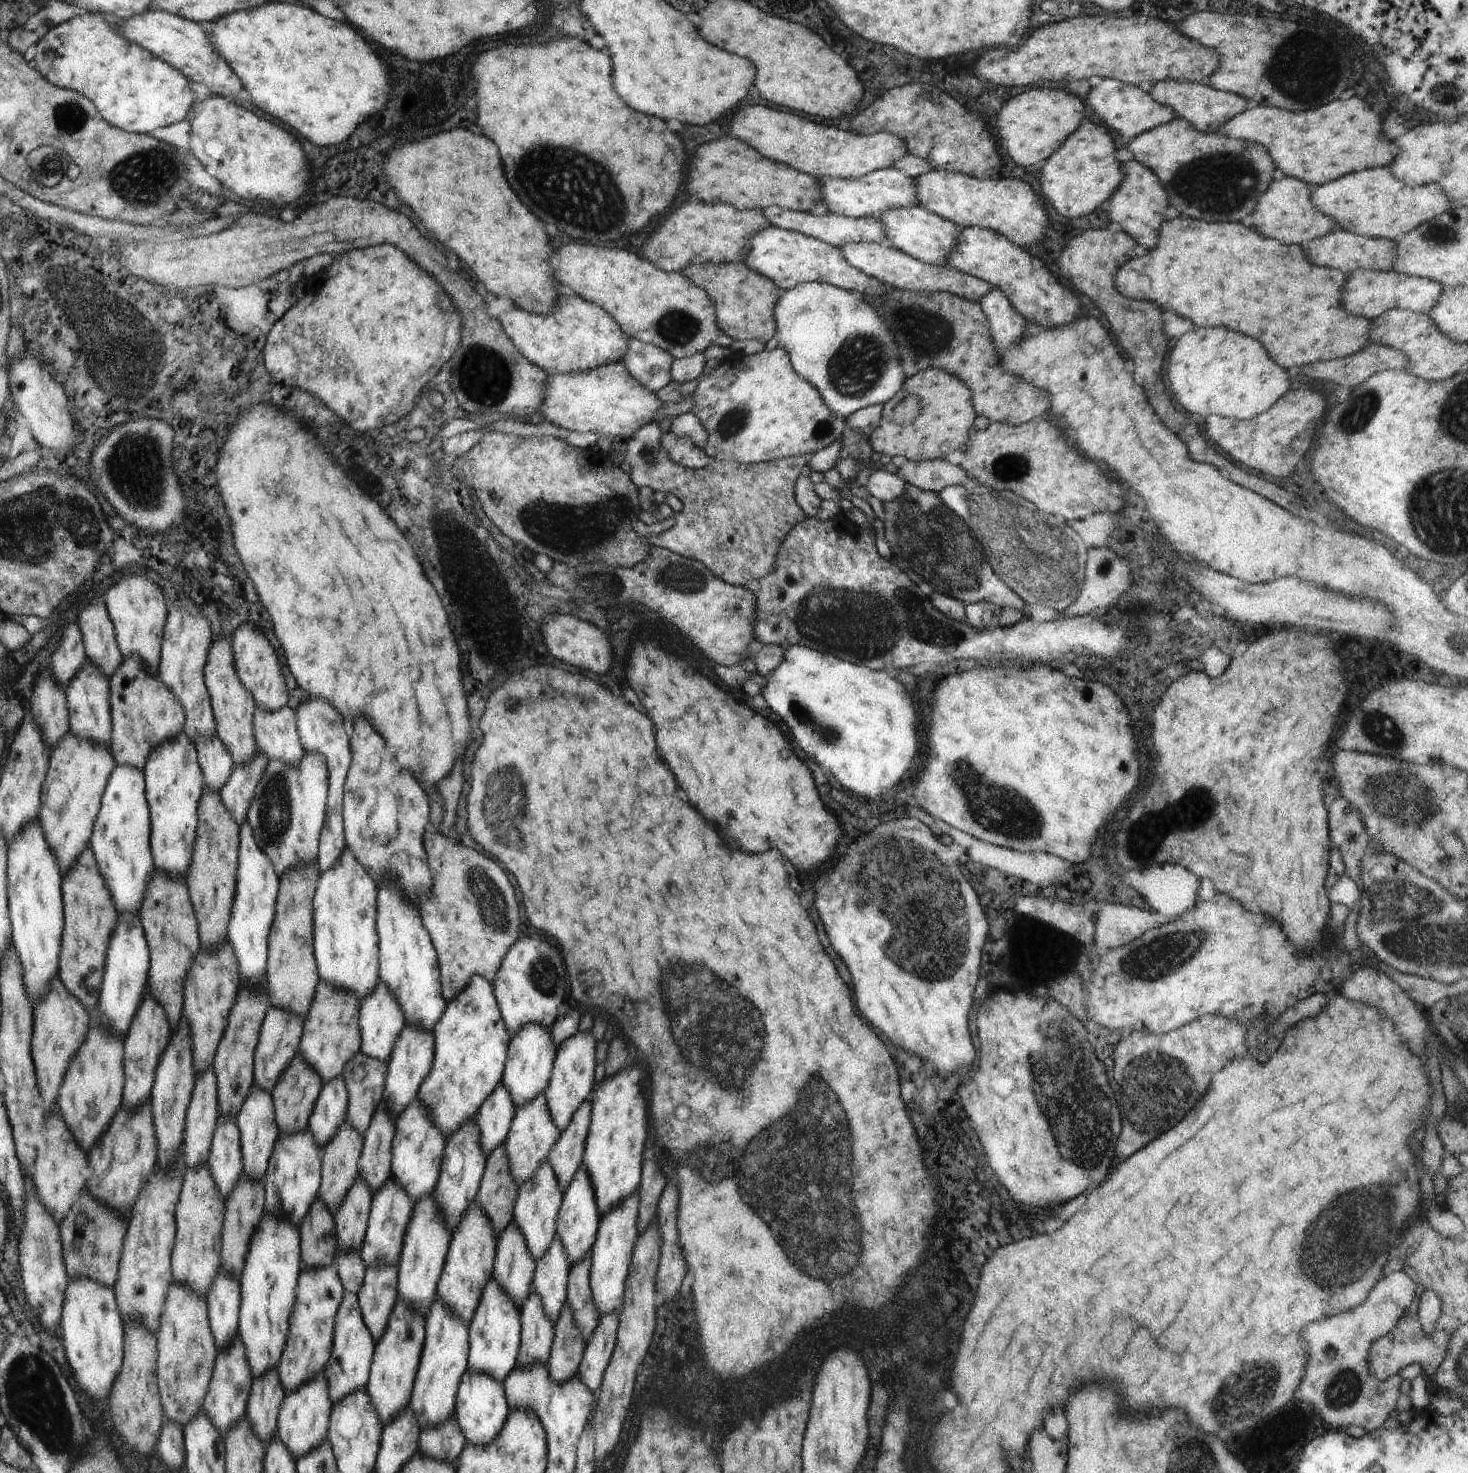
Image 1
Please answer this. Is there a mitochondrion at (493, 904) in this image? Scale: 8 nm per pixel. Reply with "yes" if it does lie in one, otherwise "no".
yes

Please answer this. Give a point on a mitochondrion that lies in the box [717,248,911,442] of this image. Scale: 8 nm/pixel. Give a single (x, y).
(862, 361)

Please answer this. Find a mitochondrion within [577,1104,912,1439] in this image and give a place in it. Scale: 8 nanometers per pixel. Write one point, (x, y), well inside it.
(725, 1307)

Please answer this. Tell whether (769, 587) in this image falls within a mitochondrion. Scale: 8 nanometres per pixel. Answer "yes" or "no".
no

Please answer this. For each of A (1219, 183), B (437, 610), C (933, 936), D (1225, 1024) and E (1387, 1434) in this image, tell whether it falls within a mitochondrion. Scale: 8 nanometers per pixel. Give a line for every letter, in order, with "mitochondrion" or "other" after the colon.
A: mitochondrion
B: other
C: mitochondrion
D: other
E: other

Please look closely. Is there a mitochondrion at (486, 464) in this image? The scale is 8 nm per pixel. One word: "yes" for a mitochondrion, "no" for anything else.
no

